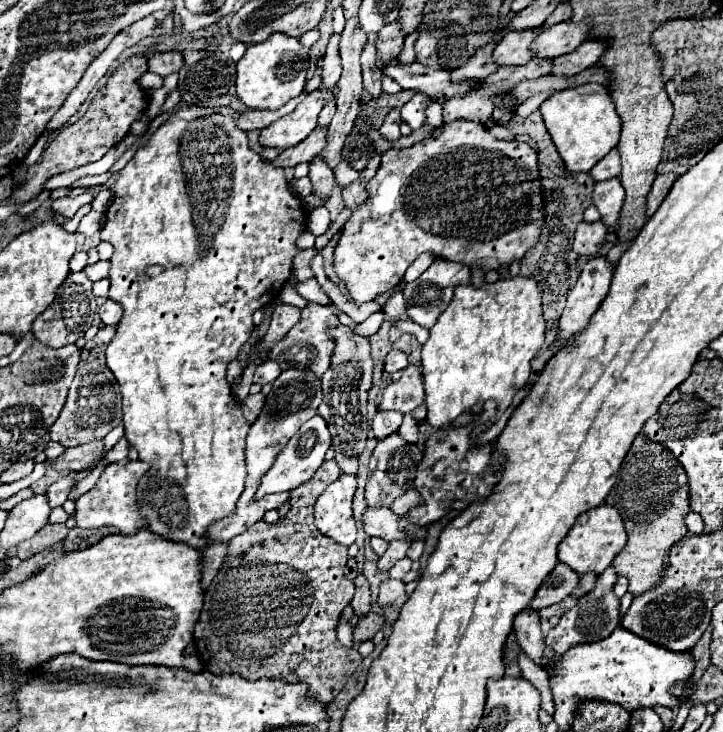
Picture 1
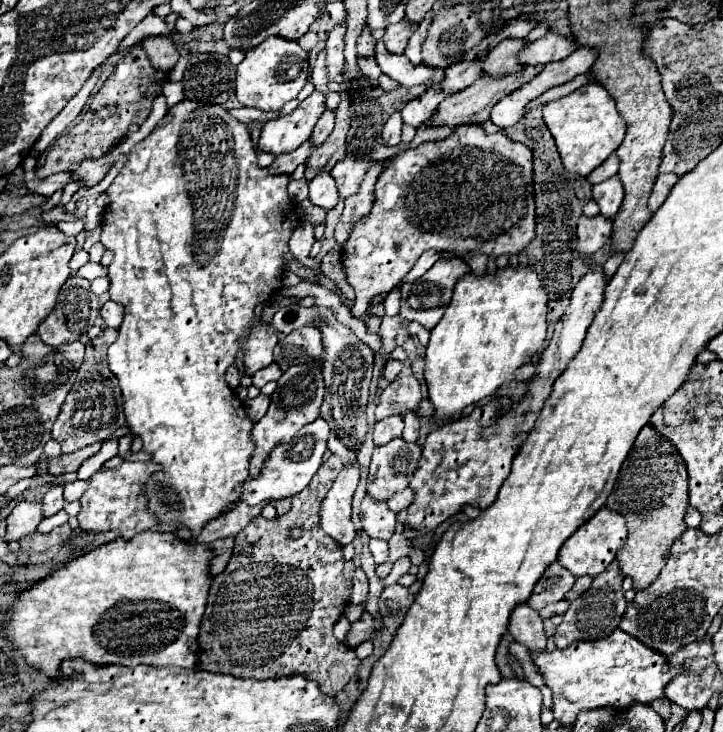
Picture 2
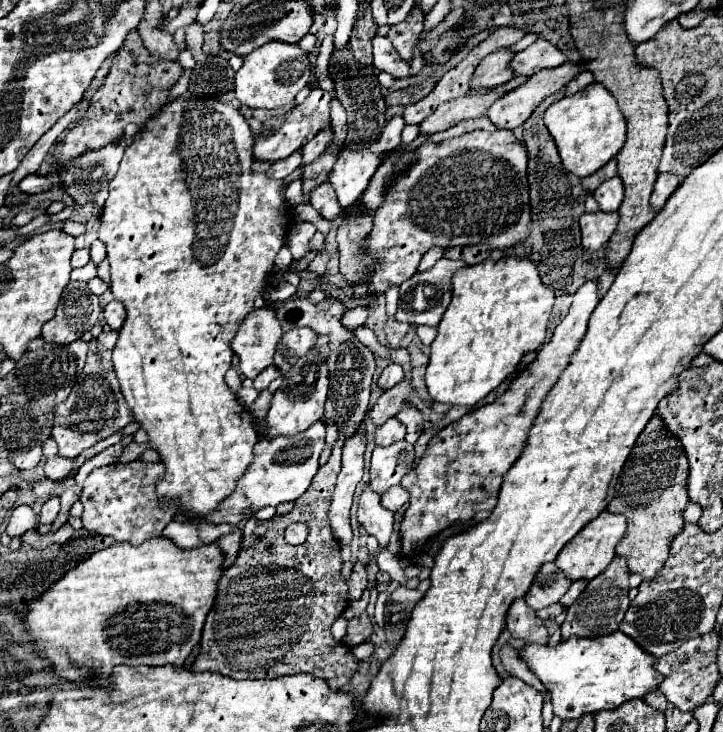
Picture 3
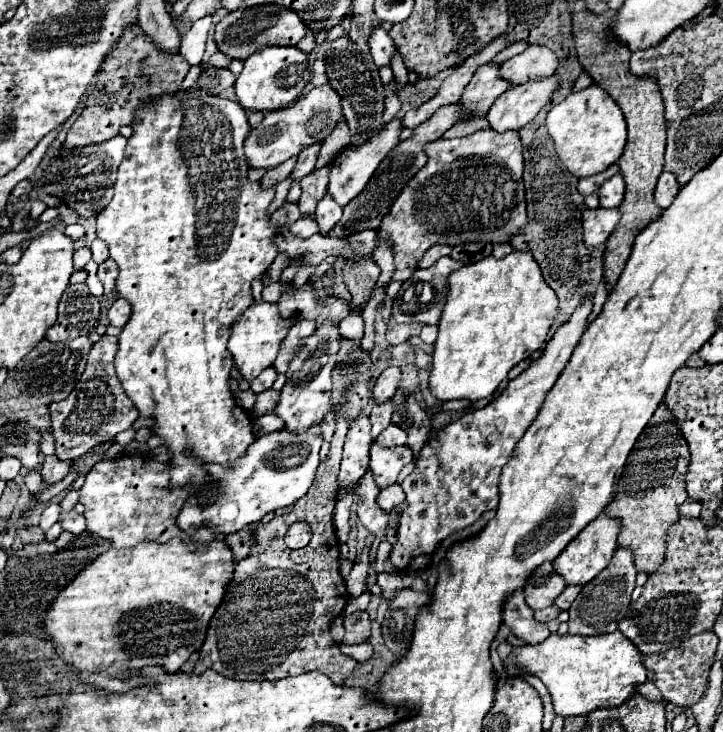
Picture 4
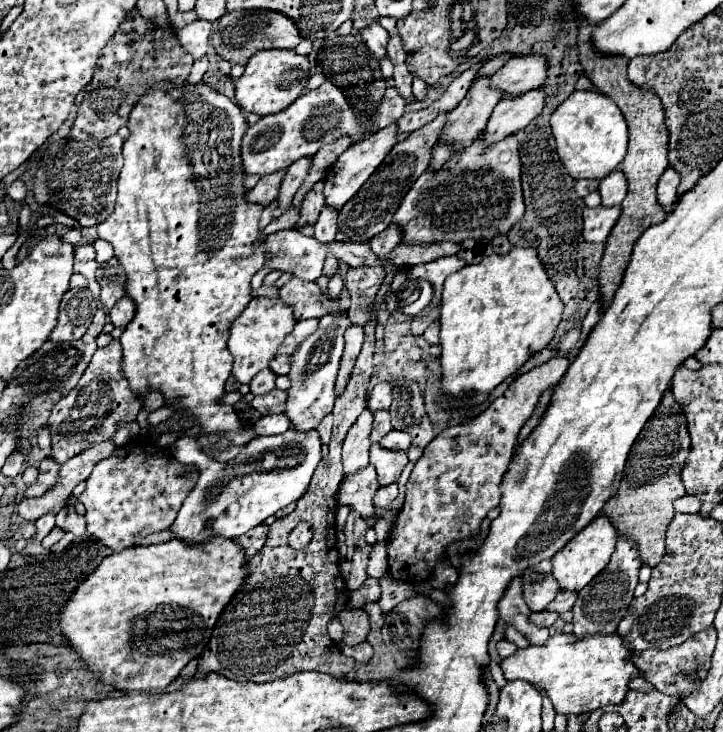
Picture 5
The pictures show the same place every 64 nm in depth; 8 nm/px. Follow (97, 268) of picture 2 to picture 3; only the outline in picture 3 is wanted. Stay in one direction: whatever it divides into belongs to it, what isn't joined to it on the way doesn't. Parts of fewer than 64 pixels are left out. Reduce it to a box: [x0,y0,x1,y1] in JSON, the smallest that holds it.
[72,262,96,282]

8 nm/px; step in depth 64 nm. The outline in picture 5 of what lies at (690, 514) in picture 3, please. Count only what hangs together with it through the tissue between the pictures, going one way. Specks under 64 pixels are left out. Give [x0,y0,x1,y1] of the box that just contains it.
[676,494,700,514]

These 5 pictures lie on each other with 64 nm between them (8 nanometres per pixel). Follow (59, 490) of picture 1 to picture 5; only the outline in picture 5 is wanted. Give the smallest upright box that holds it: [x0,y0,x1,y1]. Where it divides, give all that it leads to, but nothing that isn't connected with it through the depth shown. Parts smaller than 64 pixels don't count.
[34,512,54,540]

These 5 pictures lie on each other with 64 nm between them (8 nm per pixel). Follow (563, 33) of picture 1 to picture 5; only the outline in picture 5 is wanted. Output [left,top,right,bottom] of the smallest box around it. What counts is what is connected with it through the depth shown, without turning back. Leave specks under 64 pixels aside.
[492,54,548,96]

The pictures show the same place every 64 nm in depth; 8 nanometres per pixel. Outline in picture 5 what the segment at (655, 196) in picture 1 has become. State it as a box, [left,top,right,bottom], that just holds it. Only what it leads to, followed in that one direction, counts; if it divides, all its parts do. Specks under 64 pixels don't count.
[658,168,680,212]

